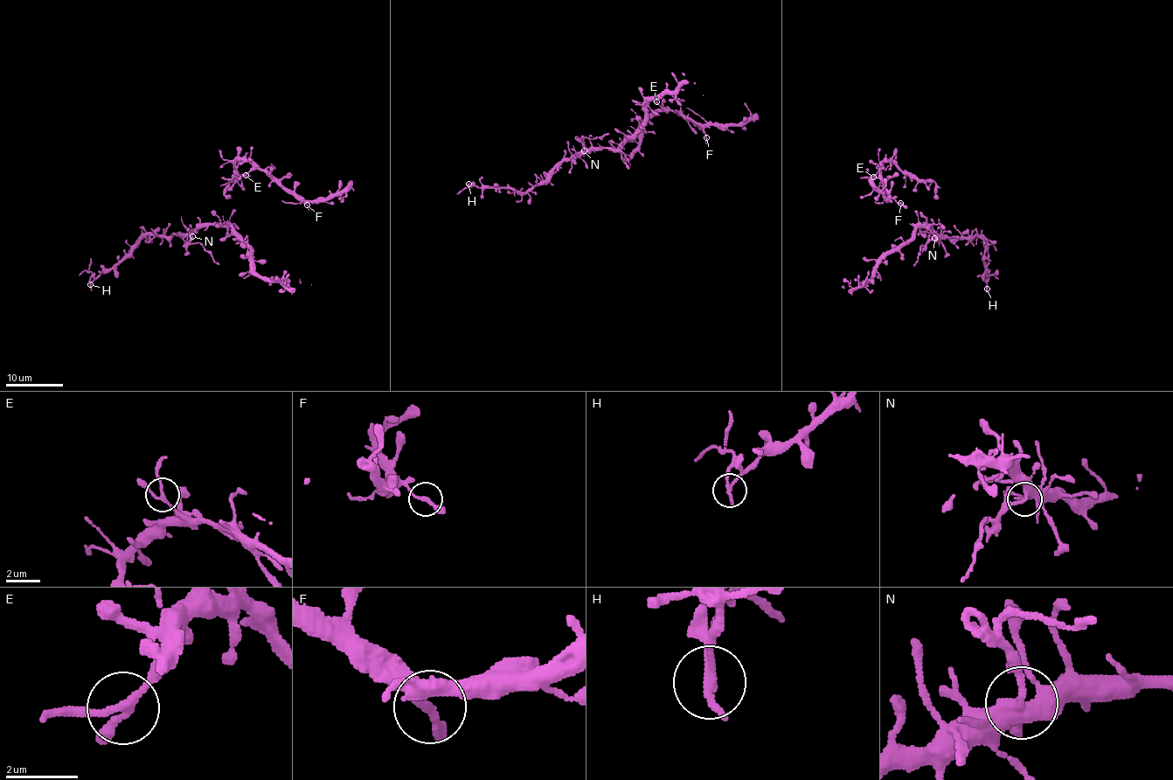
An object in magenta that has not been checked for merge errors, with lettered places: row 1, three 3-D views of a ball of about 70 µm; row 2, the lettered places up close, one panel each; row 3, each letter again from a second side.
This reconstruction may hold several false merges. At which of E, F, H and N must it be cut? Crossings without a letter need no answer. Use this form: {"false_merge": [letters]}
{"false_merge": ["H", "N"]}

